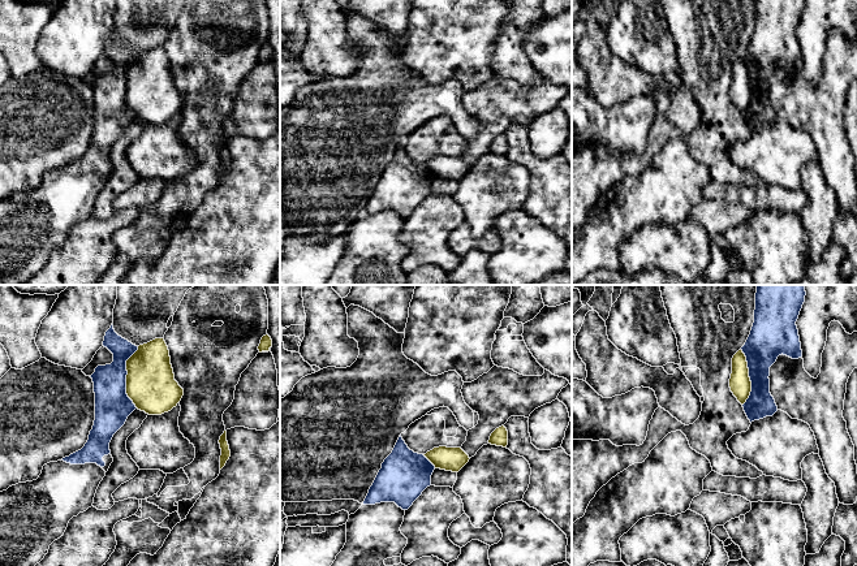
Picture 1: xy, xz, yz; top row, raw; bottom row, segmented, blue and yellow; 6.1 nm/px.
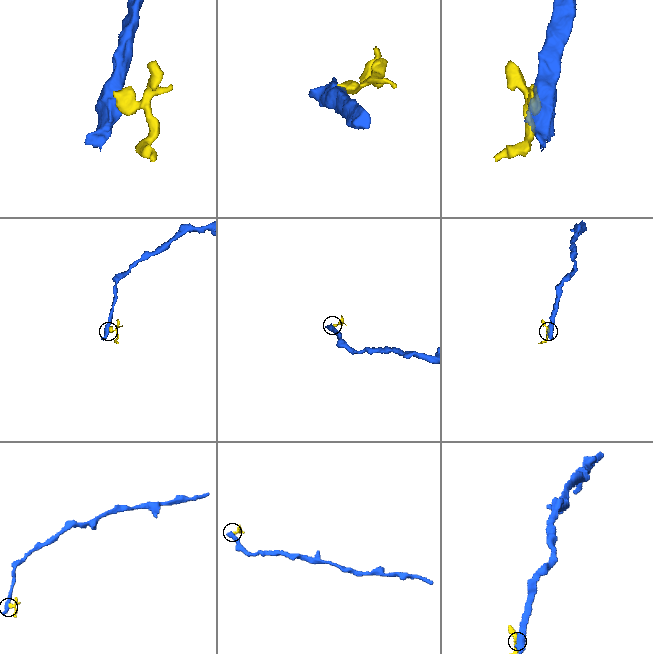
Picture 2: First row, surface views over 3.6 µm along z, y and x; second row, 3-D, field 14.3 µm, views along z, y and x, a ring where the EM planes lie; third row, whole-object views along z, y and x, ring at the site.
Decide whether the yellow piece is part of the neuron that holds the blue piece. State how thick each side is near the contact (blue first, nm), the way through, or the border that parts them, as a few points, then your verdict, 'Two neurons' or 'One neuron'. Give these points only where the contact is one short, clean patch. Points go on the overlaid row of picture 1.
Thickness 220 nm (blue) against 300 nm. Boundary: xy (138, 346), (126, 361), (126, 396), (136, 407). Two neurons

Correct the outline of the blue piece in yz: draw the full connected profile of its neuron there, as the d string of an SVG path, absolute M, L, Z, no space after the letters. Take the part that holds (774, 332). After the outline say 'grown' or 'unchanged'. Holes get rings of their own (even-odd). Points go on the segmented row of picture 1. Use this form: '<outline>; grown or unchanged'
M757 285L754 323L741 347L752 381L750 396L742 405L750 423L778 411L768 379L778 357L802 357L796 321L805 295L805 285Z; unchanged

